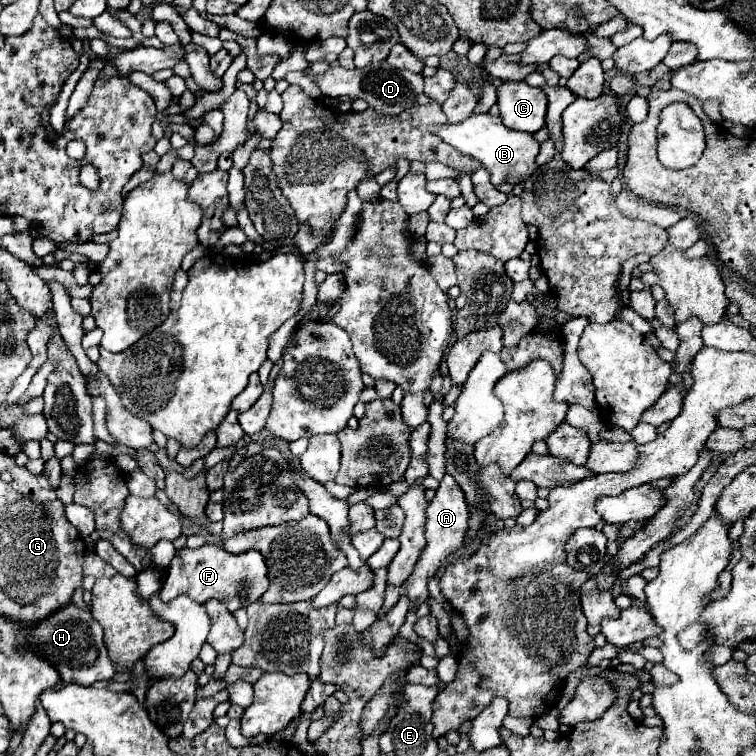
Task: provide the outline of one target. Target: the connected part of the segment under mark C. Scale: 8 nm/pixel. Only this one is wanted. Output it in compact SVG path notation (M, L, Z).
M502 83L498 87L498 105L502 123L514 131L536 133L544 127L546 95L538 87L520 83Z

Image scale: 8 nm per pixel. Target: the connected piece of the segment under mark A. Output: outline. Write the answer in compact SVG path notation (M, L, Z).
M444 475L444 479L440 481L440 487L436 489L434 499L426 507L426 525L424 525L426 547L424 547L424 551L422 551L422 555L414 567L414 573L408 579L408 587L400 589L400 591L408 591L410 601L424 603L424 599L428 597L428 587L426 587L428 577L434 575L438 571L438 567L442 565L442 561L462 545L462 539L466 535L466 529L468 529L468 519L470 519L470 511L466 507L464 493L460 491L458 483L452 479L452 475Z

